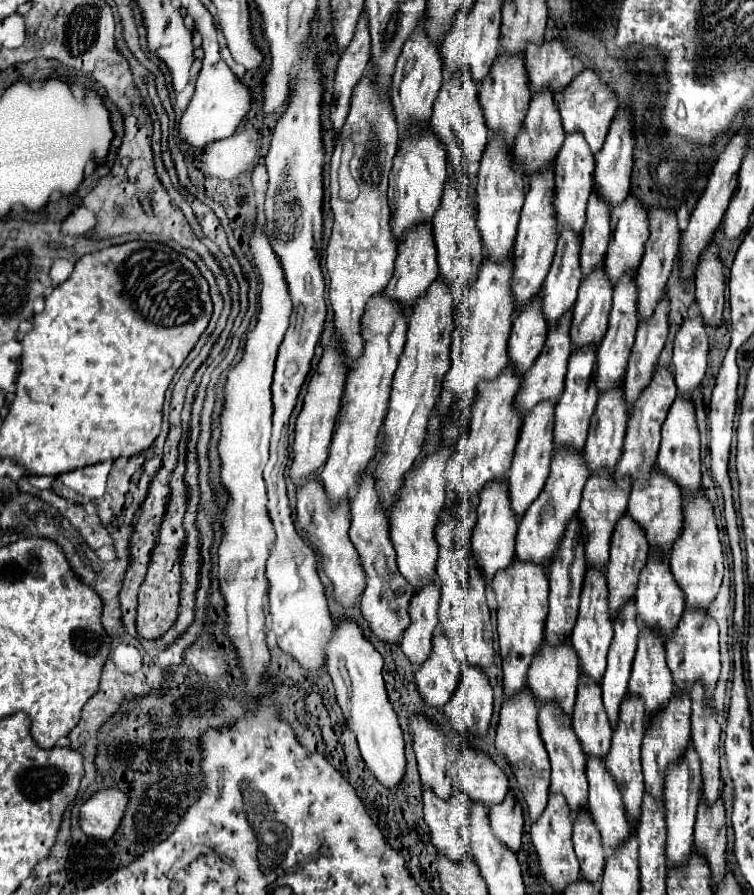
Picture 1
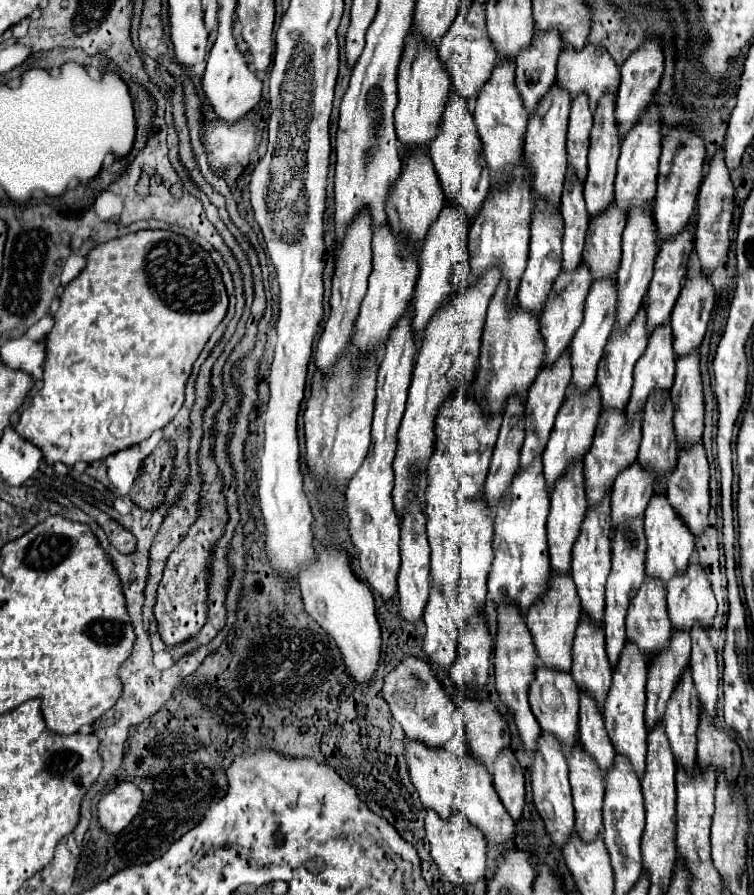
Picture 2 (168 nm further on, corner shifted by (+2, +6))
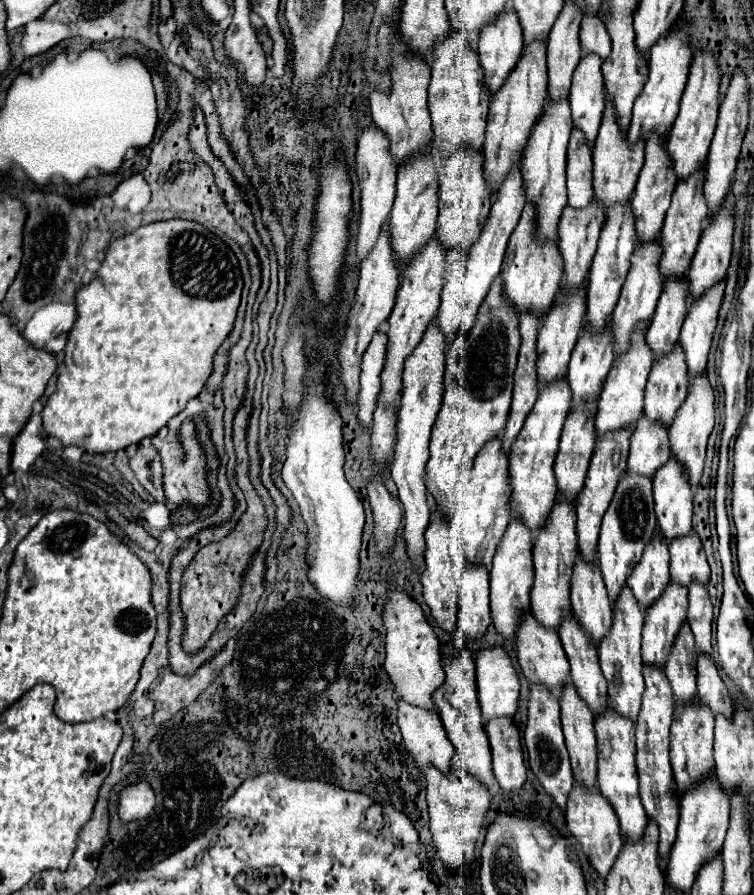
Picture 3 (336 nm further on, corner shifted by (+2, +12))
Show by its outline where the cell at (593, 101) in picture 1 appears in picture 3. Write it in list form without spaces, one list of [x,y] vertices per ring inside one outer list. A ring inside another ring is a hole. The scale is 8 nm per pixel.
[[[584,16],[582,28],[580,28],[580,42],[584,54],[598,54],[602,60],[608,58],[610,52],[610,36],[600,22],[598,16]]]

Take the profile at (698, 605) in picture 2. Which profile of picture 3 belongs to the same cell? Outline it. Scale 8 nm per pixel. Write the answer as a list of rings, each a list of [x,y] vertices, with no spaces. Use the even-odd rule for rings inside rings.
[[[694,530],[670,544],[670,580],[682,586],[690,586],[692,580],[700,580],[702,584],[710,580],[710,566],[702,550],[702,540]]]

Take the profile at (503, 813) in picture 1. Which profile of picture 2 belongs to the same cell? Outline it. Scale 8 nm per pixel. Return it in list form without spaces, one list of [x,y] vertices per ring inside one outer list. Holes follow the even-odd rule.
[[[506,748],[504,754],[498,756],[494,764],[492,780],[500,802],[504,804],[512,820],[518,822],[524,808],[524,772],[510,748]]]

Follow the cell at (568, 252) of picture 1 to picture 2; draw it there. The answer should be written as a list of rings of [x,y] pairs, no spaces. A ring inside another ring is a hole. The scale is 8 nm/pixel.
[[[568,170],[562,194],[562,208],[560,214],[564,218],[564,236],[562,236],[562,272],[572,272],[578,268],[586,230],[588,230],[588,212],[584,206],[584,188],[578,182],[576,174]]]

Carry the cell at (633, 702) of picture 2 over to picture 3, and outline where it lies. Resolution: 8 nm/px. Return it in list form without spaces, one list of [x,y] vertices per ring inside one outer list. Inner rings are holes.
[[[626,586],[624,592],[620,592],[620,600],[614,604],[614,618],[612,628],[608,630],[608,636],[604,636],[604,644],[600,644],[600,666],[608,680],[608,696],[612,708],[630,718],[636,720],[640,712],[640,698],[644,692],[644,678],[642,678],[642,656],[640,656],[640,632],[642,632],[642,608],[636,604],[632,590]]]

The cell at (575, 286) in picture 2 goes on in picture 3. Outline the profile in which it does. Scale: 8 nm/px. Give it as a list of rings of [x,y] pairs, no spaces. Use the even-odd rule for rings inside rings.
[[[588,204],[588,208],[568,208],[564,206],[564,216],[560,216],[560,228],[558,228],[558,246],[564,258],[564,276],[566,286],[580,286],[584,278],[588,276],[588,268],[592,264],[600,230],[606,220],[606,214],[596,208],[596,204]]]

